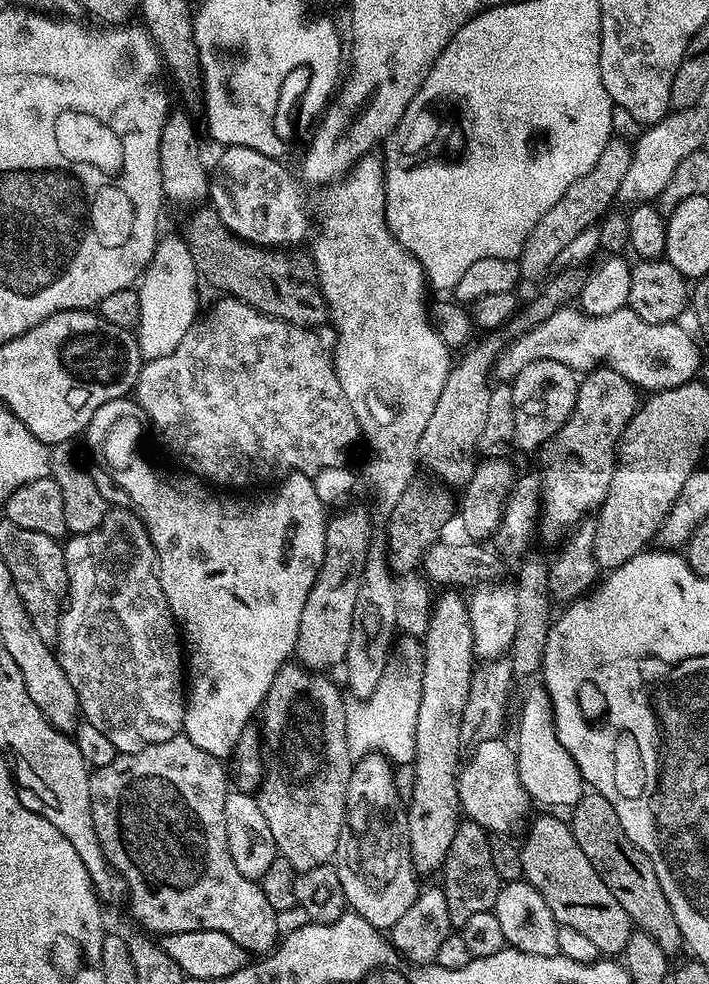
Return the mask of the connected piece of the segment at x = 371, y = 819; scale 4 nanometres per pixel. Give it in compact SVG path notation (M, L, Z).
M372 754L355 761L352 777L348 783L346 794L346 814L342 834L338 838L338 850L334 863L338 870L338 878L342 882L342 890L346 890L346 902L351 911L356 912L370 926L381 930L391 930L394 922L406 914L406 909L414 902L414 898L422 891L416 885L418 873L412 864L408 849L408 813L406 805L398 798L398 790L394 790L393 765L388 765L389 757L384 754Z

